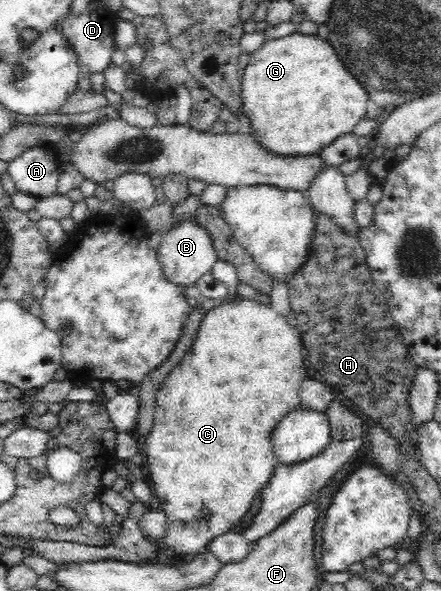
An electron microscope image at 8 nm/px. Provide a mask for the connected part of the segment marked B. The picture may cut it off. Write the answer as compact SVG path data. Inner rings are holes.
M194 219L173 225L169 231L162 234L160 244L156 250L156 255L161 263L164 278L183 288L195 283L205 273L211 272L211 268L218 261L209 233L199 227Z

